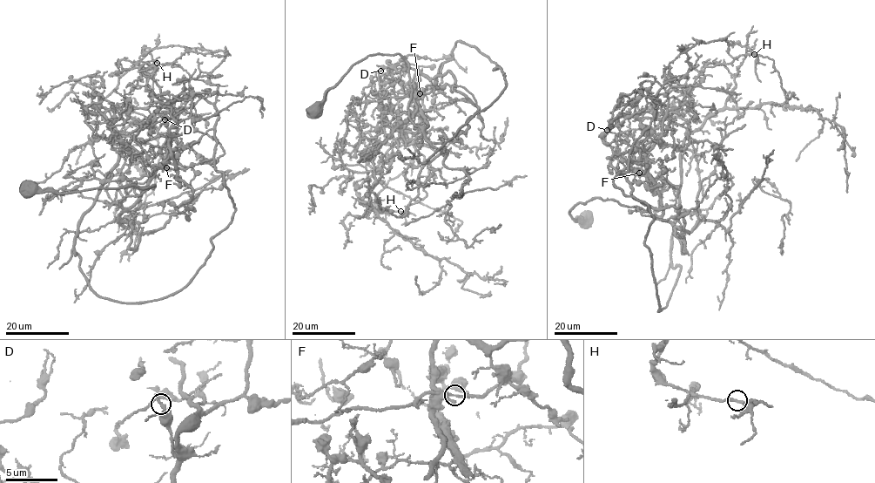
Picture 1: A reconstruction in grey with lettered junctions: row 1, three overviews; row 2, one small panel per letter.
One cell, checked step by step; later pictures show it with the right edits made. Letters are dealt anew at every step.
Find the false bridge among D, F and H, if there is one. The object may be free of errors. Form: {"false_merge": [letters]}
{"false_merge": ["F"]}

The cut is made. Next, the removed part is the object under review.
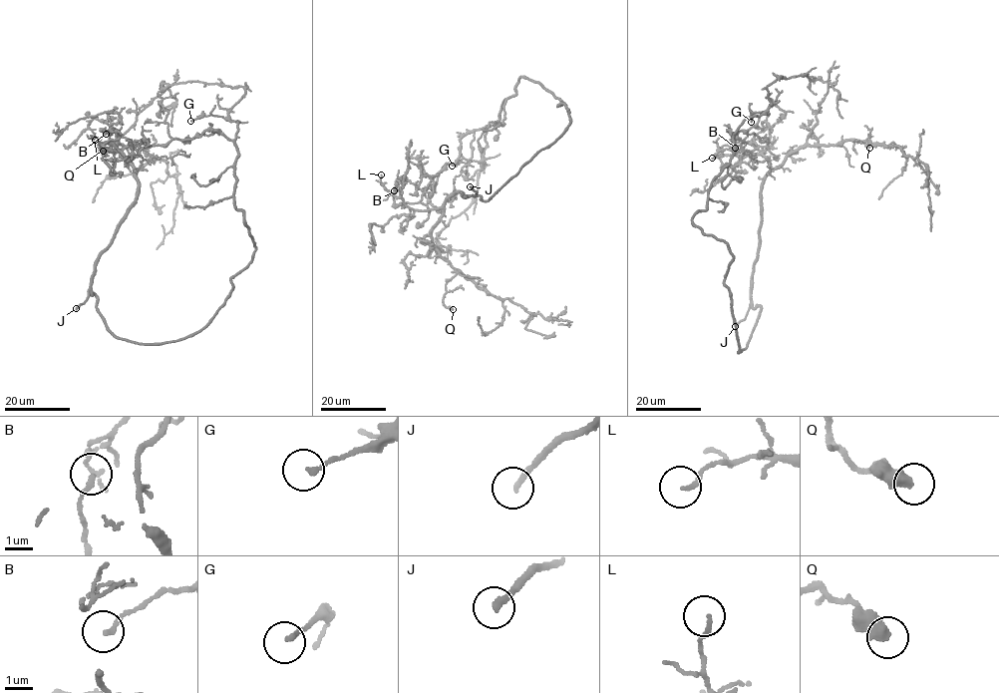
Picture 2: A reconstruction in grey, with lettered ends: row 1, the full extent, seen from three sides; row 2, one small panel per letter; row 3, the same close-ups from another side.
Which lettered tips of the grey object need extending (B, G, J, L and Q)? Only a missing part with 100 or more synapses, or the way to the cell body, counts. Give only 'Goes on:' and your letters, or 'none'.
Goes on: J

